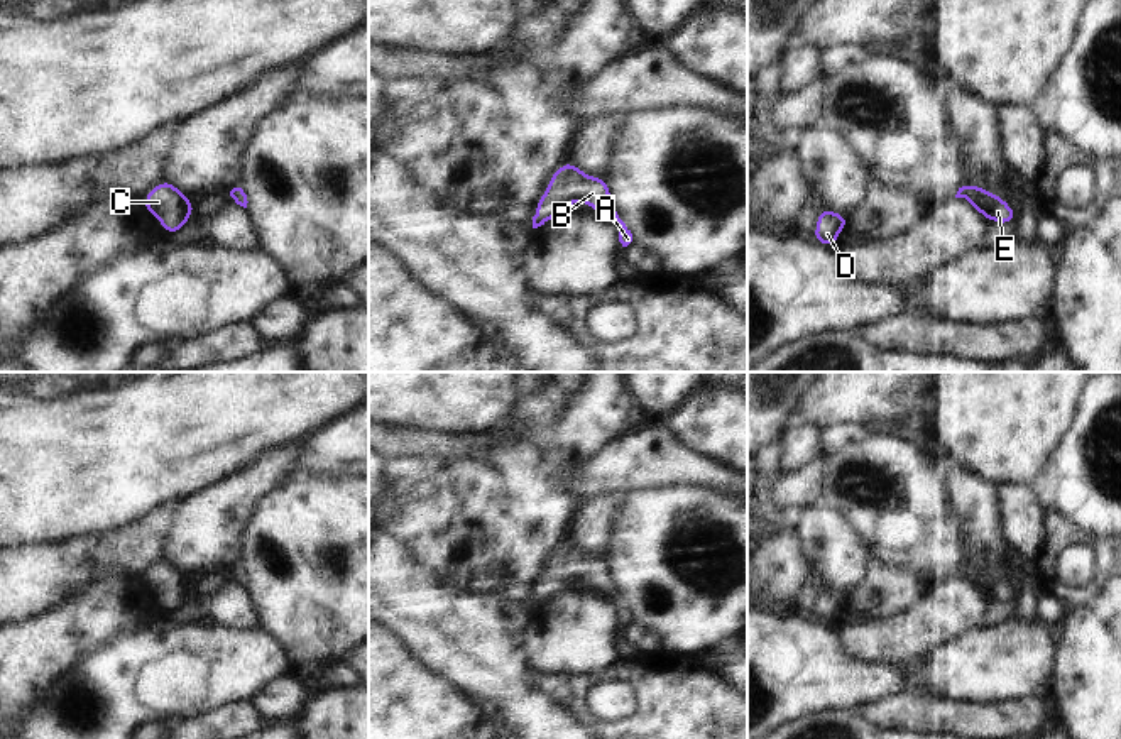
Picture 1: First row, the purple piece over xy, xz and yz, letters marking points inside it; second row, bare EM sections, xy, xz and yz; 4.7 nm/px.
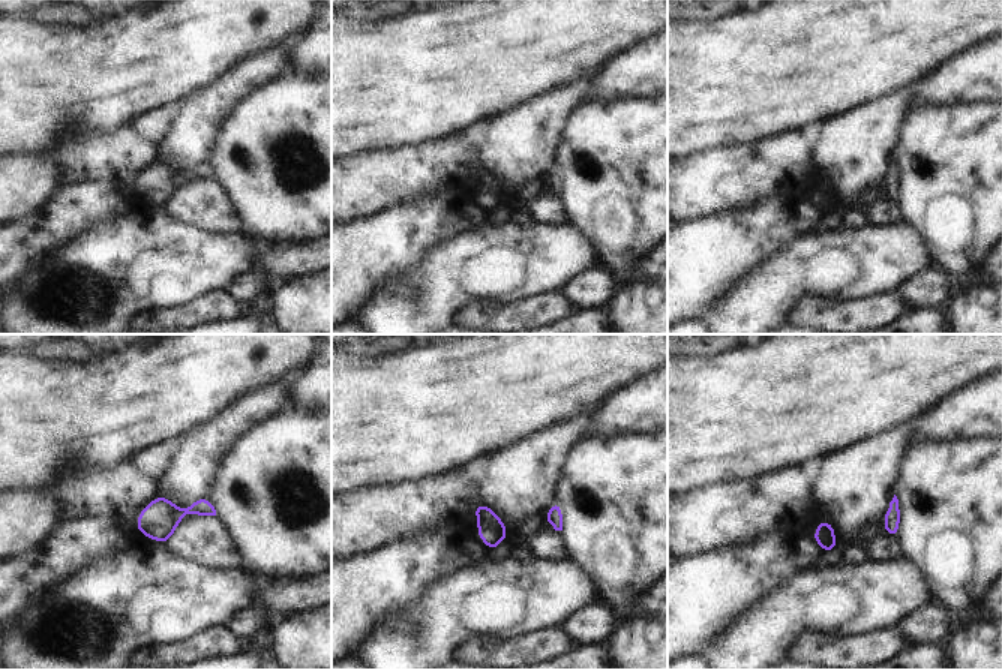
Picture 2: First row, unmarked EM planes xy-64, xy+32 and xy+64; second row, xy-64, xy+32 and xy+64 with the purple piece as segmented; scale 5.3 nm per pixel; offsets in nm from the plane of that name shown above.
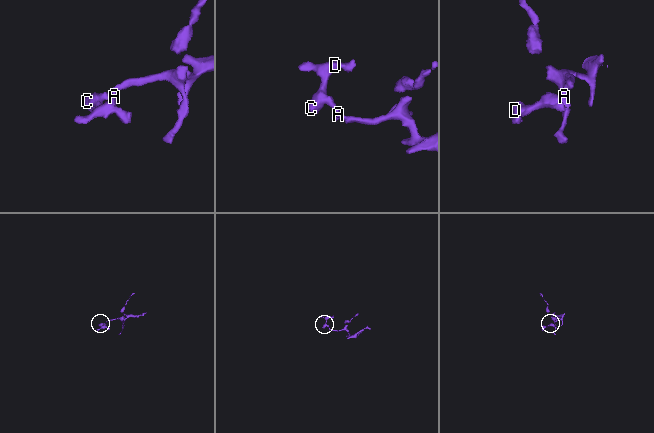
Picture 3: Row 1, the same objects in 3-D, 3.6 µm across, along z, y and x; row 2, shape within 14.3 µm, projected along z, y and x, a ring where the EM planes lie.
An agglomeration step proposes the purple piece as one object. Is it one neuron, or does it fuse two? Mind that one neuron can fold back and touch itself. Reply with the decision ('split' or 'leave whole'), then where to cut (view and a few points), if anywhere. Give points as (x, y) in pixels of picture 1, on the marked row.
leave whole; no cut

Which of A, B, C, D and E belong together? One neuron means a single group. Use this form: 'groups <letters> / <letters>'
groups A B C D E

